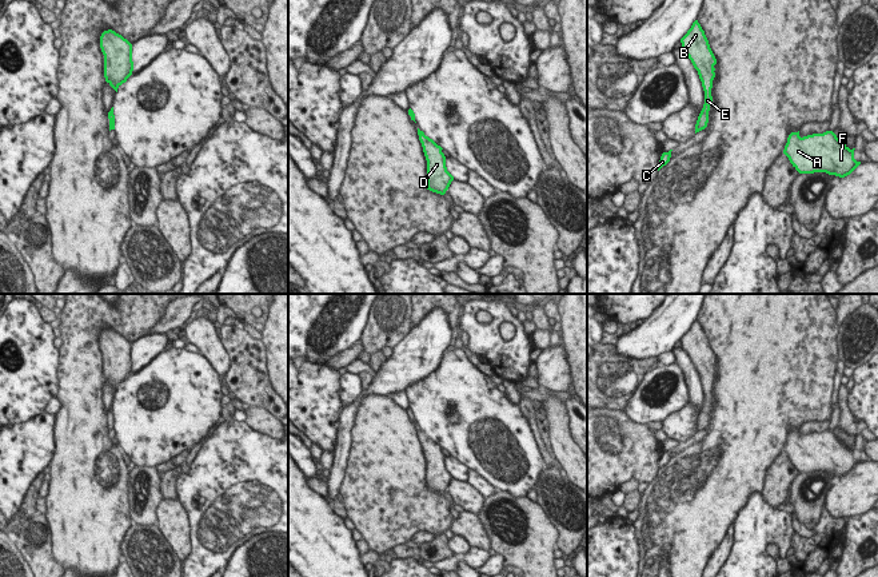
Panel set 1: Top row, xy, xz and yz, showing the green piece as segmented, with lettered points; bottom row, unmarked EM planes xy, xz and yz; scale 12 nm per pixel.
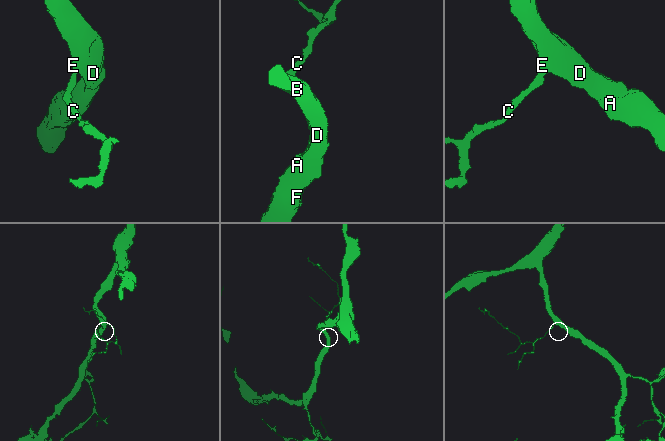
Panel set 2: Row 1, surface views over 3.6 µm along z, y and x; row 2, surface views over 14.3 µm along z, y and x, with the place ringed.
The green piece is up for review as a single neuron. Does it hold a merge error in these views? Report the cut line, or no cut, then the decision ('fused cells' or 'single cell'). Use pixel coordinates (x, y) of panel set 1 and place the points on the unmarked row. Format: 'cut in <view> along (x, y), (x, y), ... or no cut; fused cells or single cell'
no cut; single cell

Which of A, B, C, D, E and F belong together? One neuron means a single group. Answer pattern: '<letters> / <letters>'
A B C D E F

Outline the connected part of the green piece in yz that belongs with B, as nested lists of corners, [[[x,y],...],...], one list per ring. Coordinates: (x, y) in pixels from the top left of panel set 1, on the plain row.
[[[695,319],[687,333],[681,338],[682,350],[689,355],[698,370],[705,390],[705,403],[695,423],[695,433],[705,429],[709,422],[709,410],[713,402],[711,387],[715,377],[717,358],[710,347],[709,339],[698,319]]]

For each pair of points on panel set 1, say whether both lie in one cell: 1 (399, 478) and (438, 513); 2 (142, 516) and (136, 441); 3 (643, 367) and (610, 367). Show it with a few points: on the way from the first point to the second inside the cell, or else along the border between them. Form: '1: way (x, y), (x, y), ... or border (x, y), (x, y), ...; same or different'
1: way (406, 489), (427, 510); same
2: border (136, 465), (156, 468); different
3: way (635, 367), (618, 367); same

